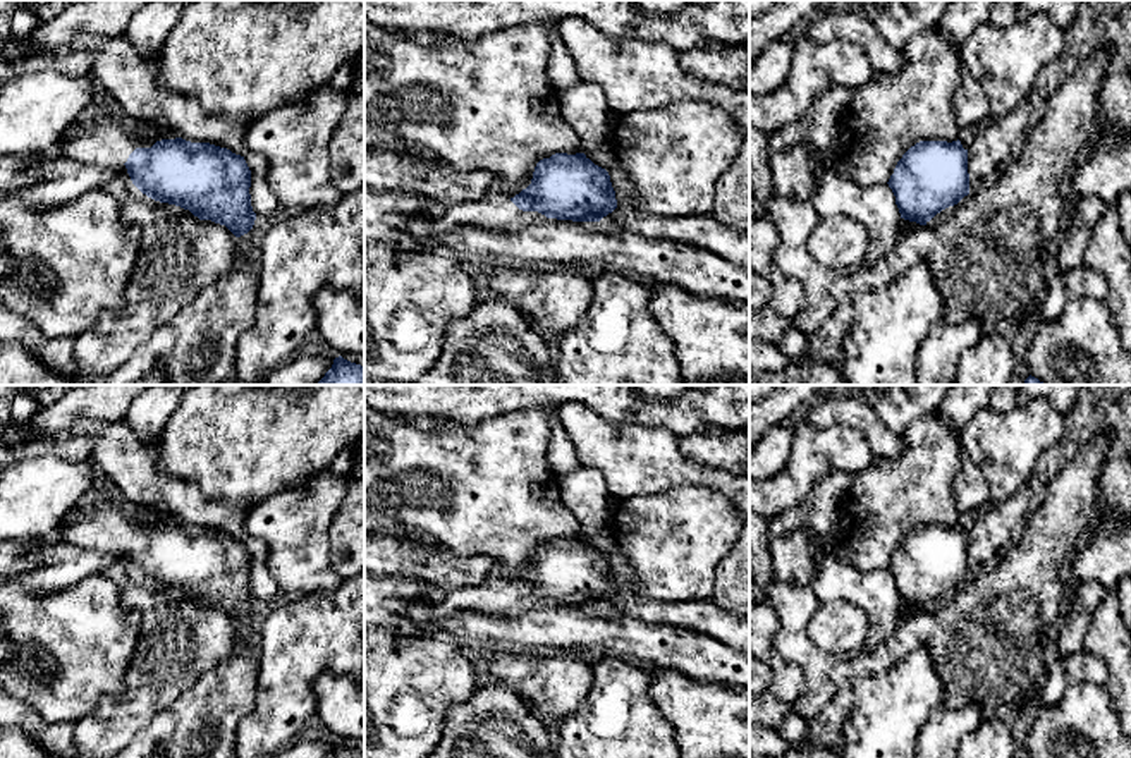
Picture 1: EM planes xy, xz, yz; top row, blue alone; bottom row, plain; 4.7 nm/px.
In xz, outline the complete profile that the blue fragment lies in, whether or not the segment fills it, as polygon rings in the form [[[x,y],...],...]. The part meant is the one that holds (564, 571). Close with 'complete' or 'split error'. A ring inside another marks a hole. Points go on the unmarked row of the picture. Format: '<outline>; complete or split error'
[[[555,538],[536,548],[531,569],[514,583],[500,576],[480,586],[464,586],[433,605],[433,617],[457,619],[464,626],[485,614],[516,617],[545,603],[600,607],[617,593],[605,553],[584,538]]]; split error

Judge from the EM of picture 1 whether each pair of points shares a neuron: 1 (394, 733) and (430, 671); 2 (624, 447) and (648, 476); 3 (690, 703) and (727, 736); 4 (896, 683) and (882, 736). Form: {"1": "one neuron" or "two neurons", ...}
{"1": "one neuron", "2": "one neuron", "3": "one neuron", "4": "one neuron"}

